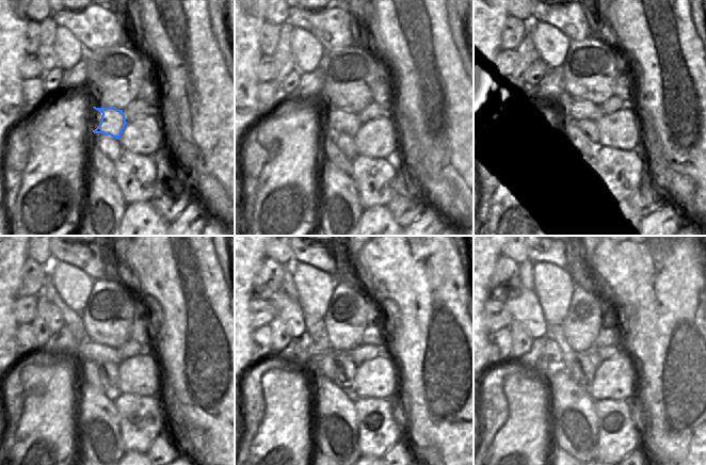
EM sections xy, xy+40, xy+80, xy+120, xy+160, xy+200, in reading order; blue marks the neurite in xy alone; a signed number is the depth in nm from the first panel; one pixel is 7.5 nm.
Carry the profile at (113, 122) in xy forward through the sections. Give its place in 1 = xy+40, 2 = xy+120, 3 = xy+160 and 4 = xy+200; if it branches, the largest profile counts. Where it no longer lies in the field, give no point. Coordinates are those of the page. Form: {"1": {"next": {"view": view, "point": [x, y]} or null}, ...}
{"1": {"next": {"view": "xy+40", "point": [351, 123]}}, "2": {"next": {"view": "xy+120", "point": [75, 355]}}, "3": {"next": {"view": "xy+160", "point": [315, 353]}}, "4": {"next": {"view": "xy+200", "point": [552, 353]}}}

